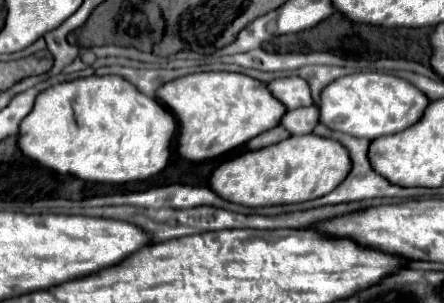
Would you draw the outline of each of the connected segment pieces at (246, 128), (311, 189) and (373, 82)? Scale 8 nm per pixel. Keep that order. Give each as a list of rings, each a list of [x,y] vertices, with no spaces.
[[[198,72],[166,82],[156,92],[158,100],[174,114],[178,124],[176,150],[184,160],[202,162],[218,158],[244,142],[280,124],[286,108],[266,88],[236,72]]]
[[[290,136],[278,144],[248,150],[222,162],[212,170],[208,186],[220,198],[242,204],[242,206],[274,206],[274,204],[296,204],[328,194],[328,190],[340,184],[340,178],[348,174],[350,158],[336,140],[322,136]]]
[[[358,72],[324,86],[318,100],[320,124],[330,130],[352,134],[356,138],[376,140],[384,134],[396,134],[412,126],[428,106],[428,98],[420,94],[410,82],[380,74],[380,72]]]

